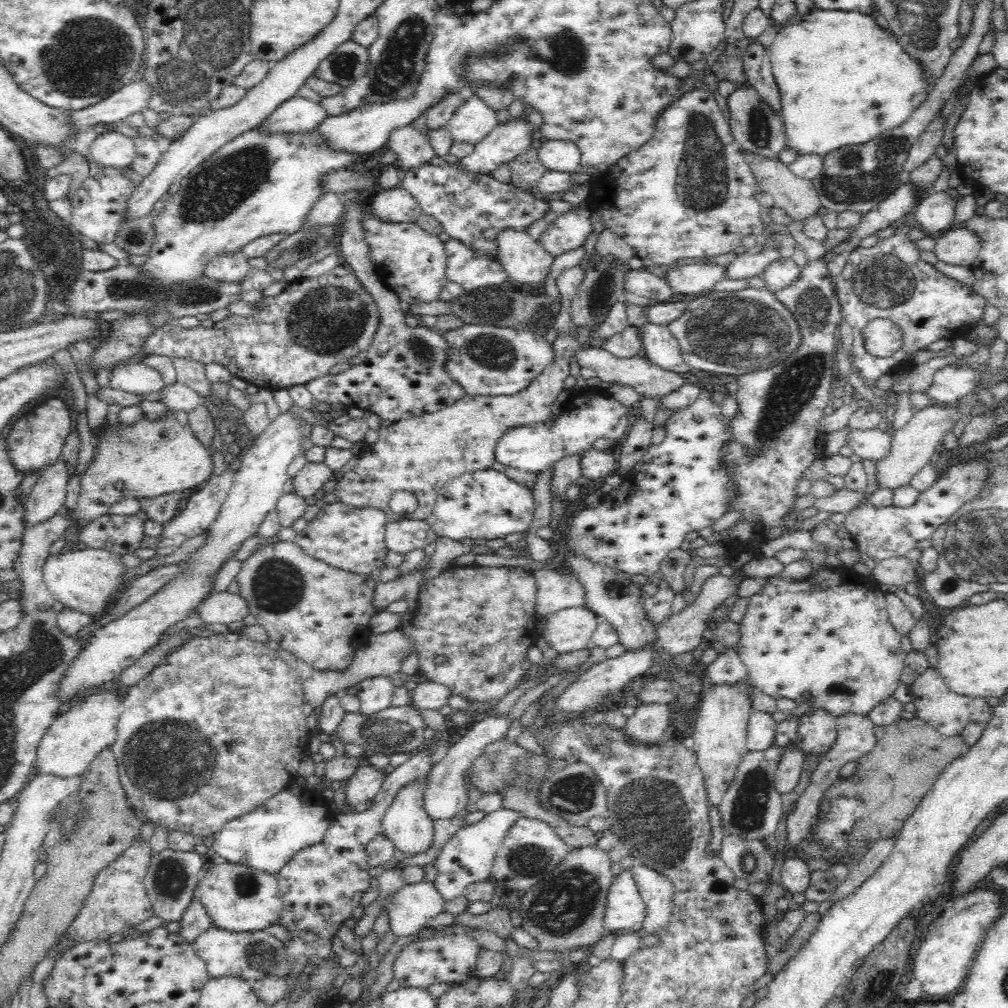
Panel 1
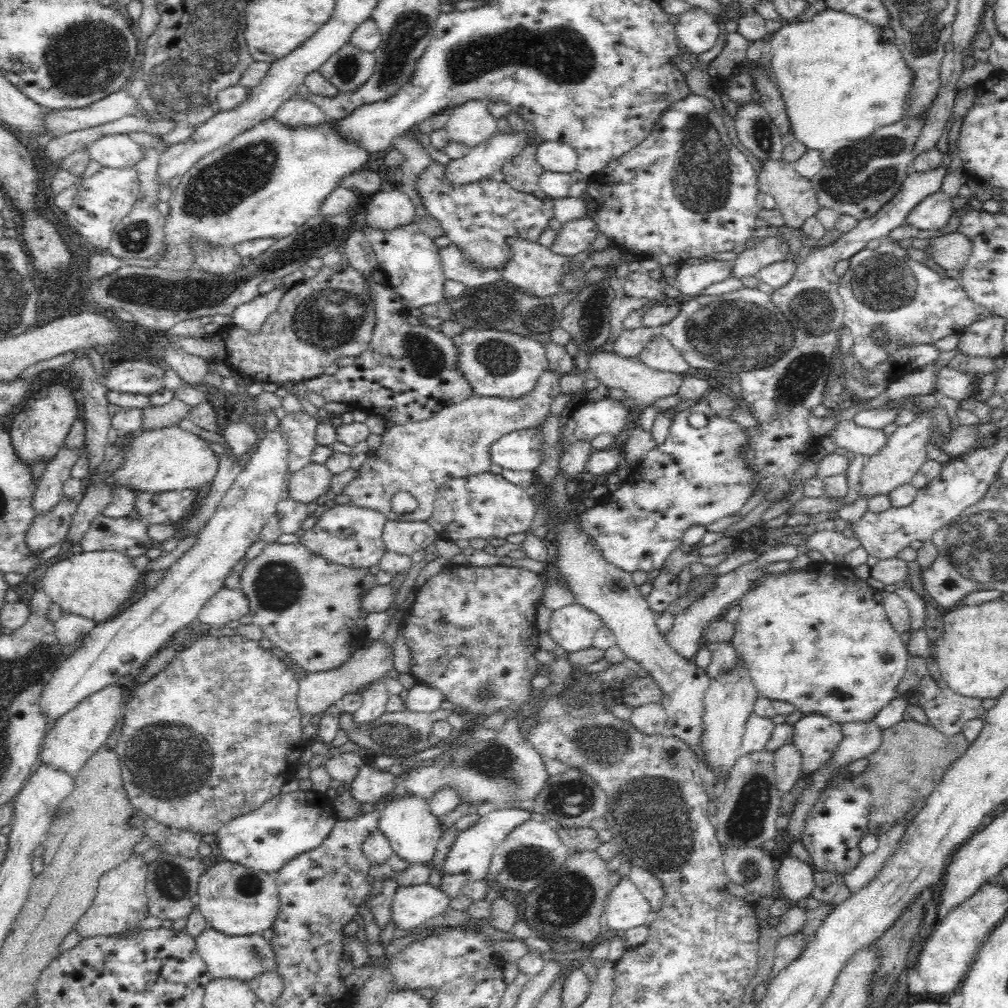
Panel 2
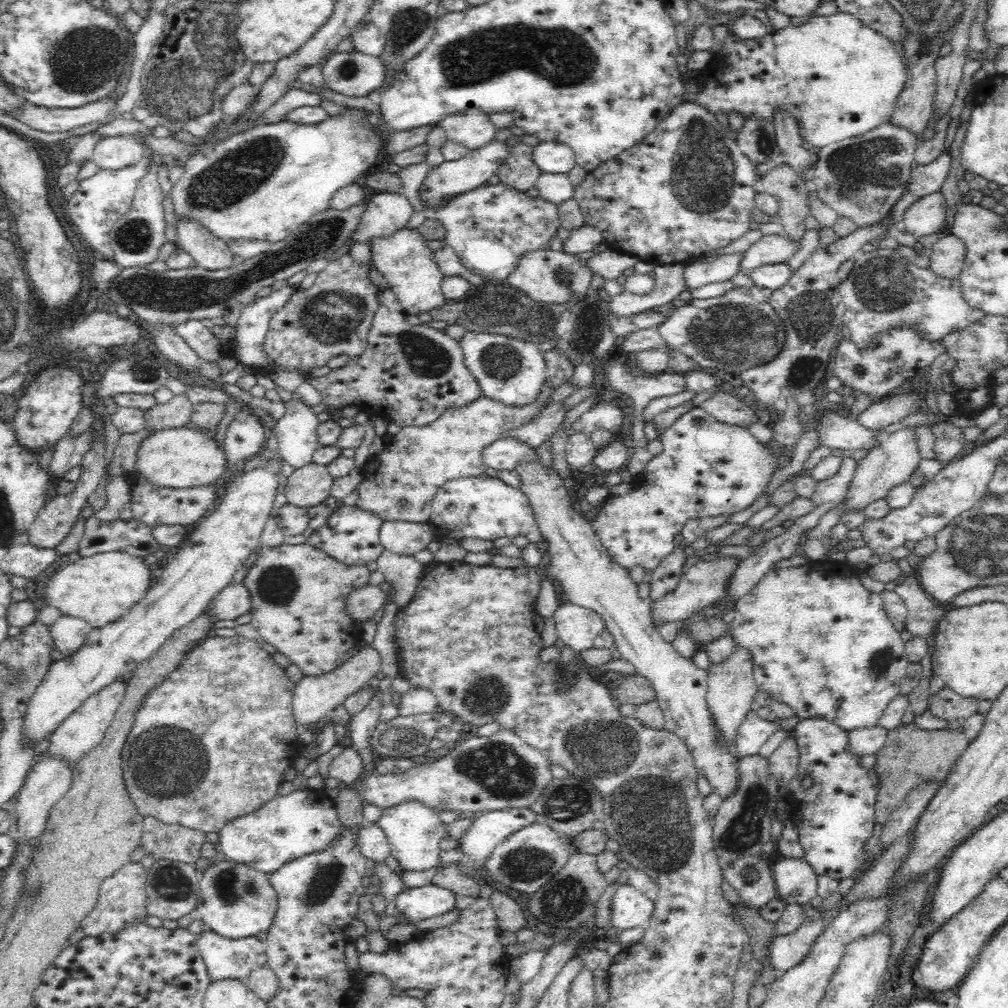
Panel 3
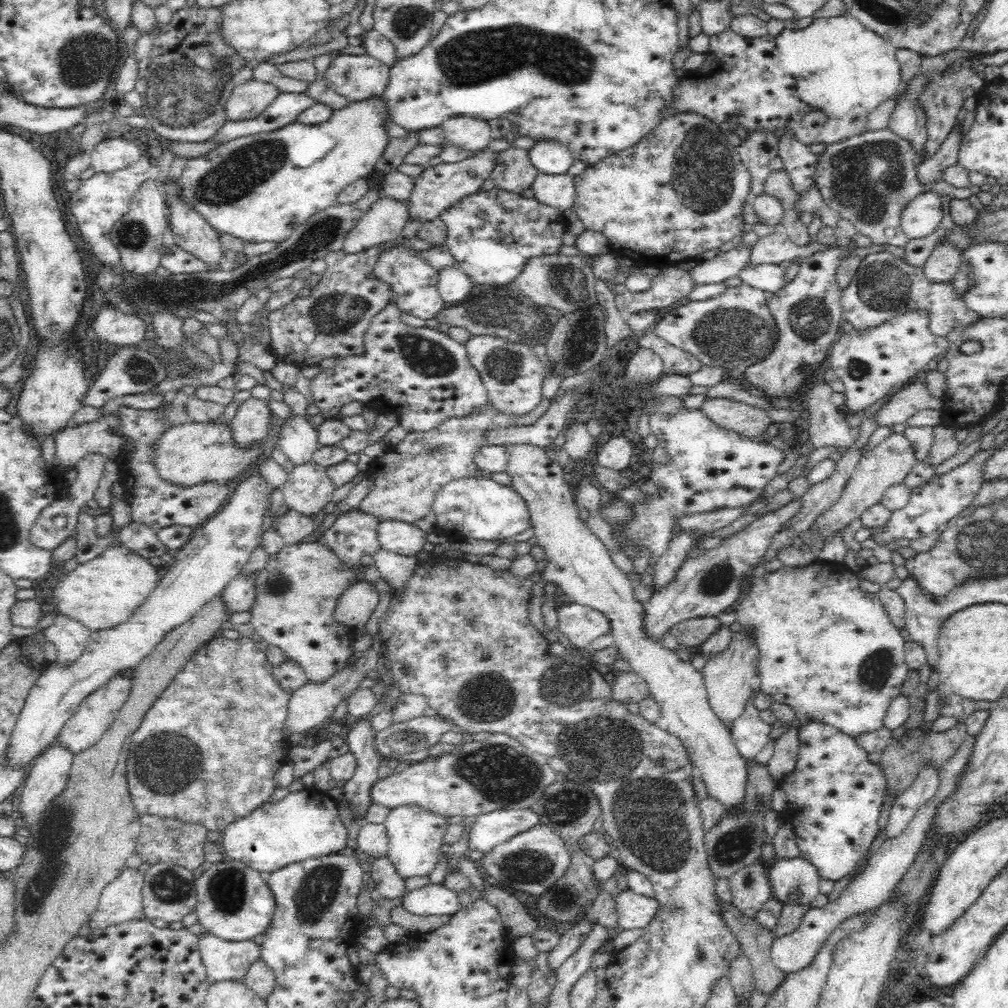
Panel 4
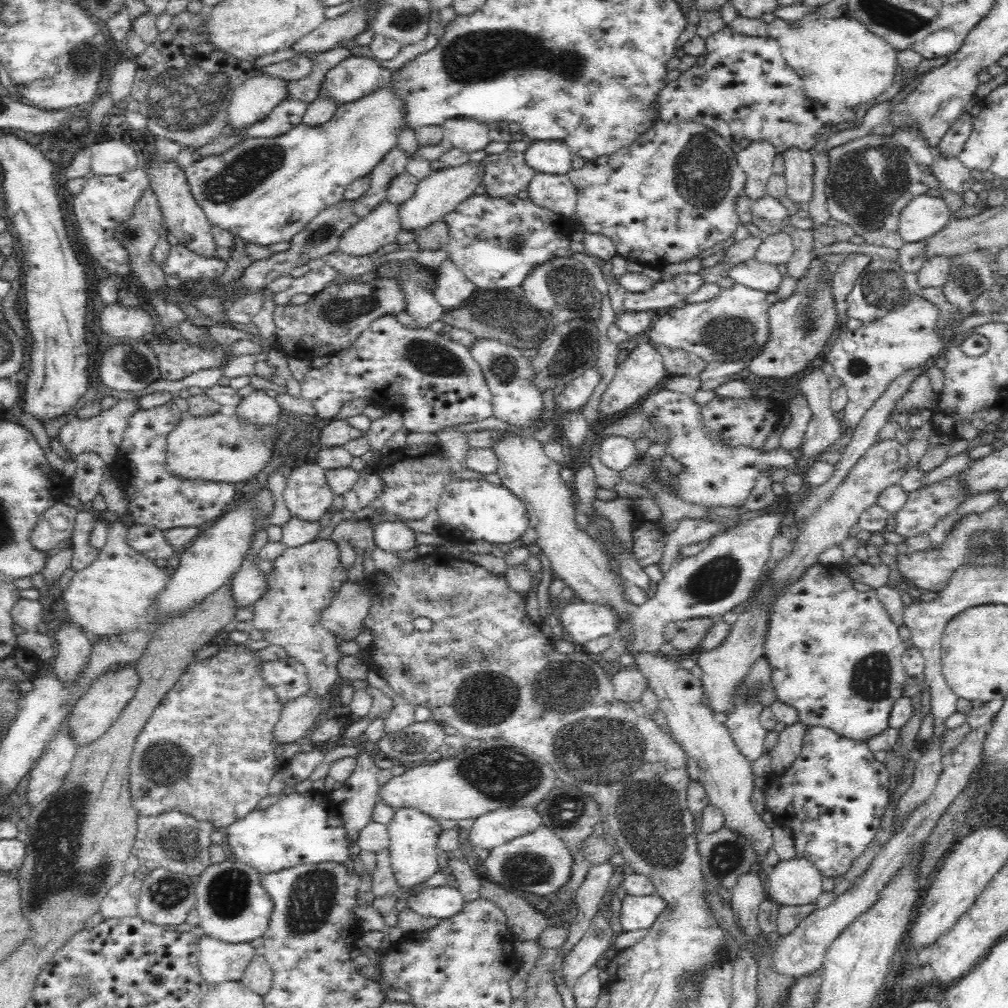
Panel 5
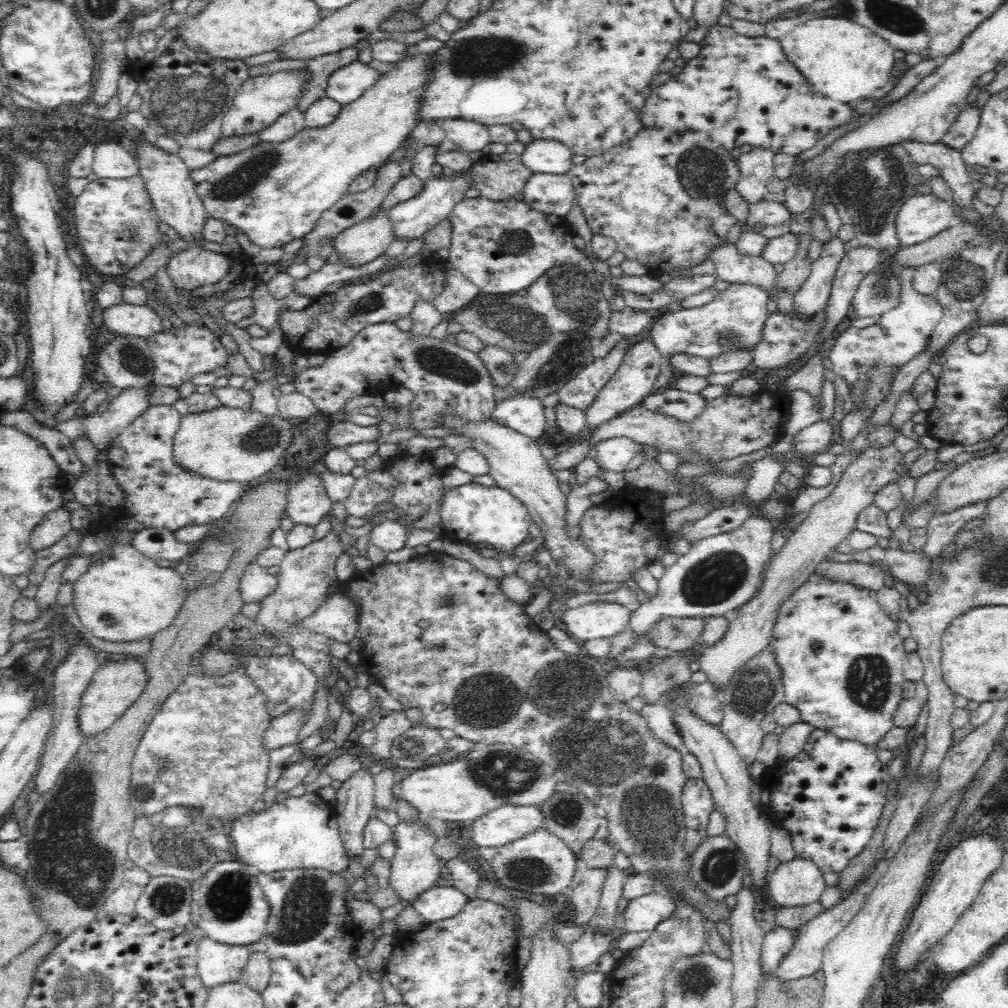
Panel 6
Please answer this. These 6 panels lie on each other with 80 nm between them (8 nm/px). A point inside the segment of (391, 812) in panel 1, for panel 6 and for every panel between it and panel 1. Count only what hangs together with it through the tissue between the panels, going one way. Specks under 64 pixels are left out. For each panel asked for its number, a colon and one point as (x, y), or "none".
2: (413, 832)
3: (414, 831)
4: (415, 835)
5: (413, 836)
6: (414, 867)

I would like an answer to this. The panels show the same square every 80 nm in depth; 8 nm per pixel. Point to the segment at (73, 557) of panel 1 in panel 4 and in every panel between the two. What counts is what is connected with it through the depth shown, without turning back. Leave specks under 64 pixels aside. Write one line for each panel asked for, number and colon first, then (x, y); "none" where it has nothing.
2: (95, 584)
3: (100, 588)
4: (103, 592)

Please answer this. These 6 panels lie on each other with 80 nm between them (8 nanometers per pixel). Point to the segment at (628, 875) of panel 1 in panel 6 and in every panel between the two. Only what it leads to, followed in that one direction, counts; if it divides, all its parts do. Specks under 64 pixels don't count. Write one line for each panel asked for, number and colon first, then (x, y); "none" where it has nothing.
2: (626, 907)
3: (629, 908)
4: (634, 910)
5: (637, 912)
6: (646, 912)

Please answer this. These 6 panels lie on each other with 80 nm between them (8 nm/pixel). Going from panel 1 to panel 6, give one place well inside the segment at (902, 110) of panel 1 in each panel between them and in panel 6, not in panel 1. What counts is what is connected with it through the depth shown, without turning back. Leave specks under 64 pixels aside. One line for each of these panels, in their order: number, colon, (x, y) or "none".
2: (840, 79)
3: (844, 78)
4: (841, 68)
5: (839, 60)
6: (844, 61)

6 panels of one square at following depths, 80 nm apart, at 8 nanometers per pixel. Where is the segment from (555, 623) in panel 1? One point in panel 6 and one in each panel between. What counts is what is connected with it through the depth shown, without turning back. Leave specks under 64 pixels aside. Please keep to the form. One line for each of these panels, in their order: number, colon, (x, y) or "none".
2: (573, 627)
3: (576, 626)
4: (580, 624)
5: (583, 622)
6: (601, 619)

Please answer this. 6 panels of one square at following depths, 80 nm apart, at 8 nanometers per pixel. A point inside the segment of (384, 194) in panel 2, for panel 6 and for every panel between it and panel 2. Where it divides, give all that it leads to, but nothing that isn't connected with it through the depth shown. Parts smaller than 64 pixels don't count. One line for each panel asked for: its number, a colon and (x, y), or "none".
3: (386, 213)
4: (384, 221)
5: (381, 226)
6: (360, 243)

